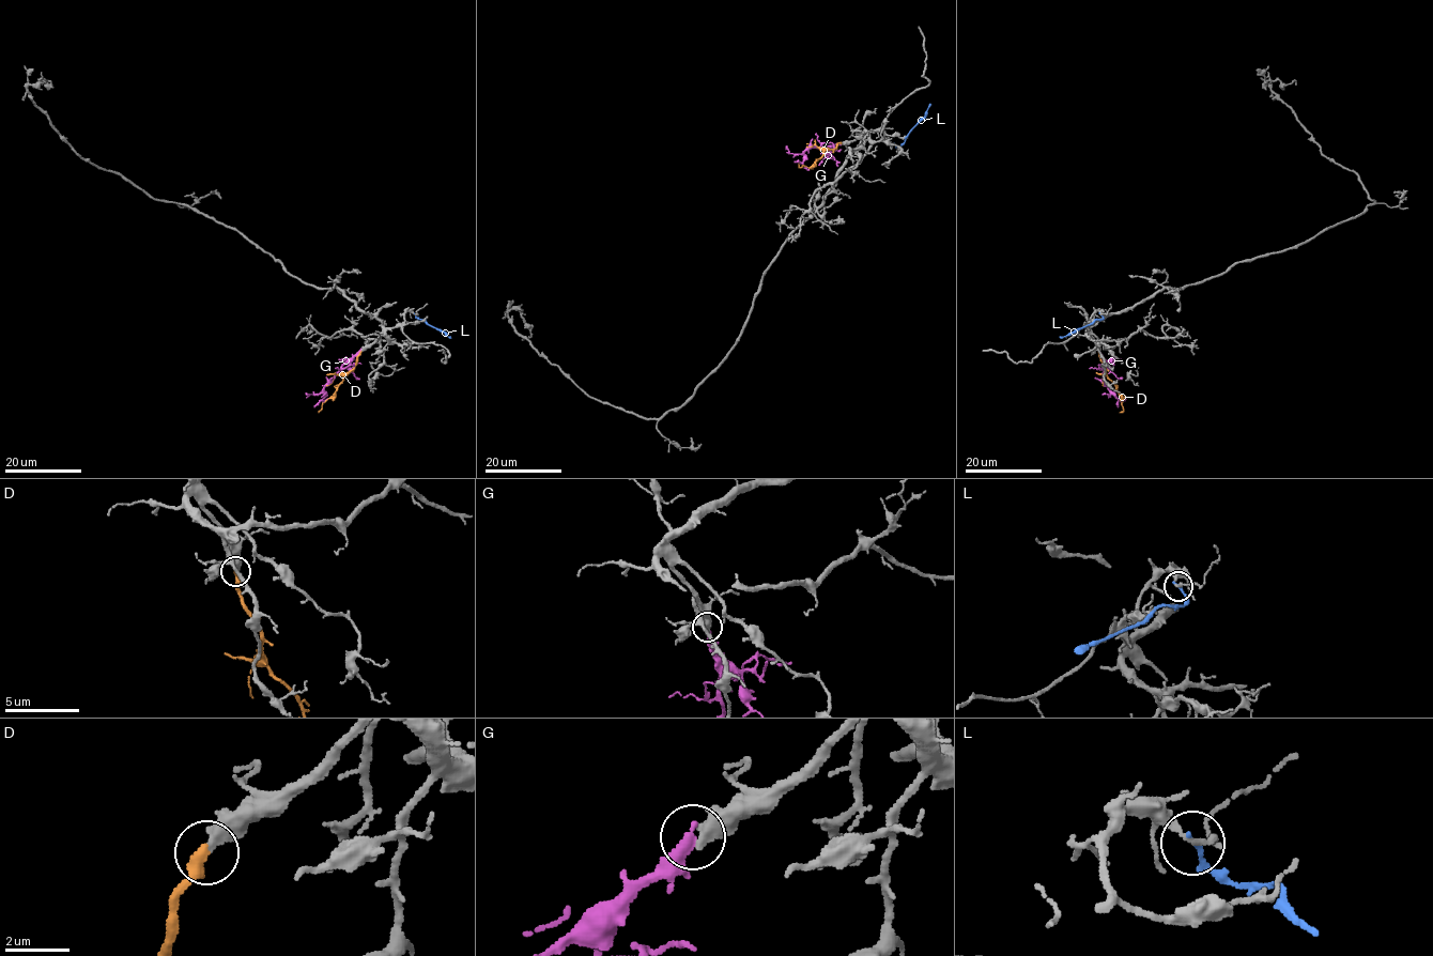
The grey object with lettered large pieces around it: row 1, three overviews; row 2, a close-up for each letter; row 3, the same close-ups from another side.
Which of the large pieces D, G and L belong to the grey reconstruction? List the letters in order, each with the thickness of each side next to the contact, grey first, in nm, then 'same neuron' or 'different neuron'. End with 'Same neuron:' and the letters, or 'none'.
D: 400 nm thick on the grey side, 380 nm on the other; same neuron
G: 480 nm thick on the grey side, 380 nm on the other; different neuron
L: 160 nm thick on the grey side, 170 nm on the other; different neuron
Same neuron: D

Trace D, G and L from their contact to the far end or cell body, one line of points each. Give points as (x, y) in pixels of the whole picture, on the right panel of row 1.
D: (1099, 352), (1106, 374), (1124, 399), (1123, 411), (1119, 412)
G: (1099, 350), (1104, 383), (1120, 401), (1126, 399)
L: (1100, 314), (1102, 319), (1060, 337)

